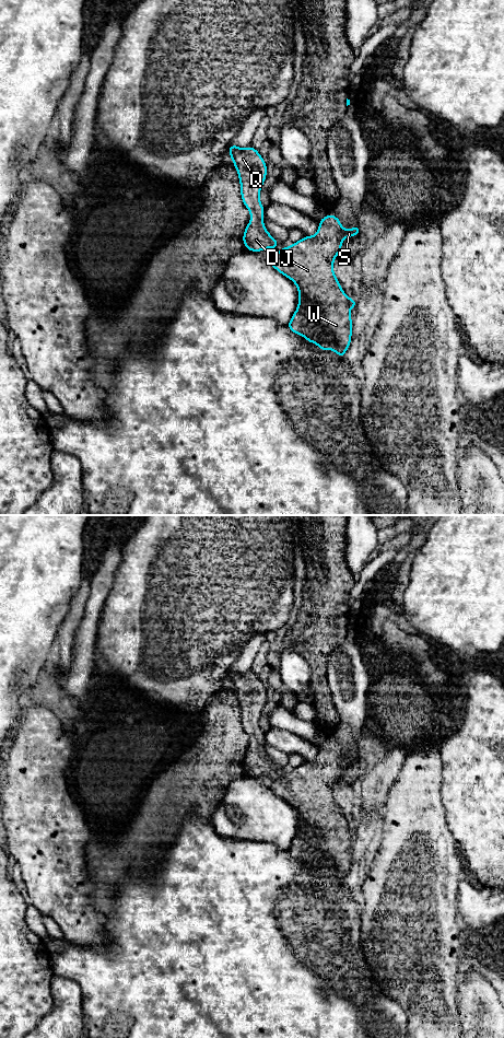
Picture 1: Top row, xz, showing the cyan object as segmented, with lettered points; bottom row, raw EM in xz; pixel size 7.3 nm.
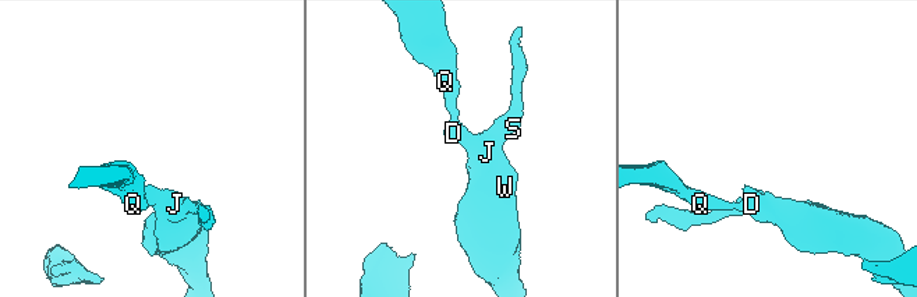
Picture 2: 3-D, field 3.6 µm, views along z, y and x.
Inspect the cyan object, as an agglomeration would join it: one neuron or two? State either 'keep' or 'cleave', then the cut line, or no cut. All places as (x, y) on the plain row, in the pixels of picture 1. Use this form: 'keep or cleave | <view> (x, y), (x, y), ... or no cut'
keep | no cut

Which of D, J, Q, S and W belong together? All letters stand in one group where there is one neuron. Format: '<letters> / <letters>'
D J Q S W

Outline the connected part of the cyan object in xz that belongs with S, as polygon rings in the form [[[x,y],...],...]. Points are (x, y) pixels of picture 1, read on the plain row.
[[[328,739],[319,746],[315,760],[304,761],[291,771],[276,778],[270,790],[291,804],[298,815],[298,830],[288,848],[292,858],[303,861],[307,866],[317,868],[320,875],[333,875],[343,882],[351,868],[353,845],[350,836],[358,827],[342,815],[333,798],[333,785],[341,775],[342,766],[361,757],[359,751],[344,755],[336,740]]]

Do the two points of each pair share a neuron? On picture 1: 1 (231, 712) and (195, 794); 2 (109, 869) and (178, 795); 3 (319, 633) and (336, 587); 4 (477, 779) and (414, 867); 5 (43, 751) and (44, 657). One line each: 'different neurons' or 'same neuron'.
1: same neuron
2: same neuron
3: same neuron
4: different neurons
5: different neurons

